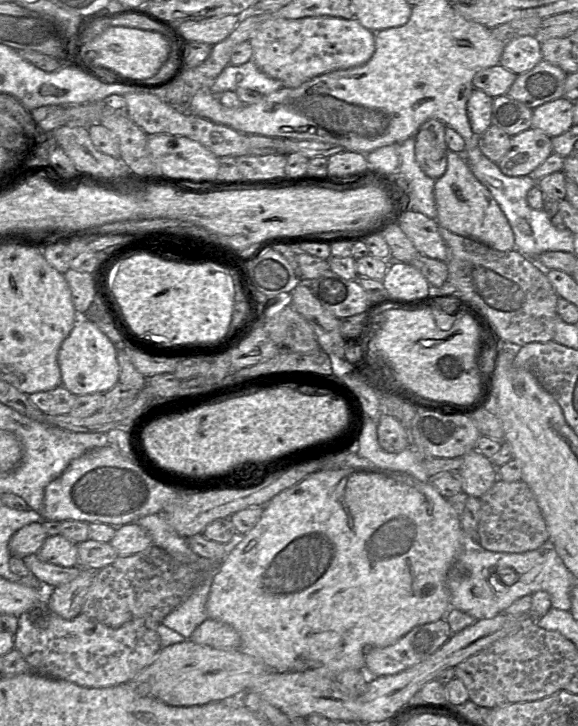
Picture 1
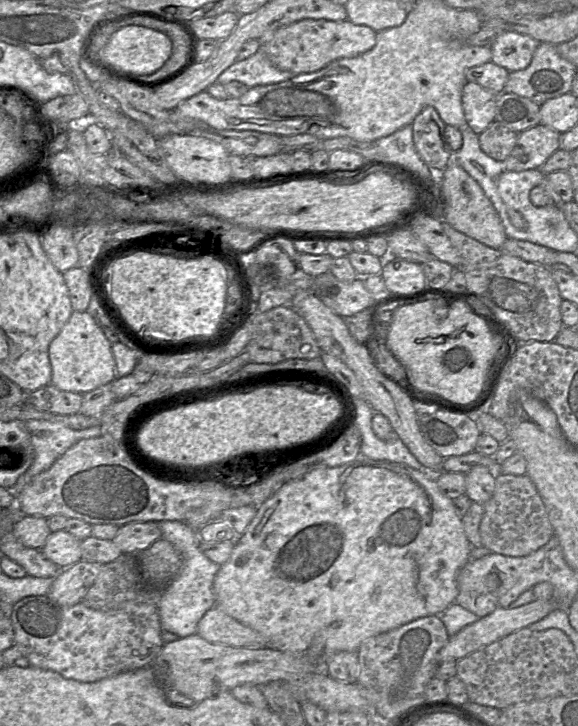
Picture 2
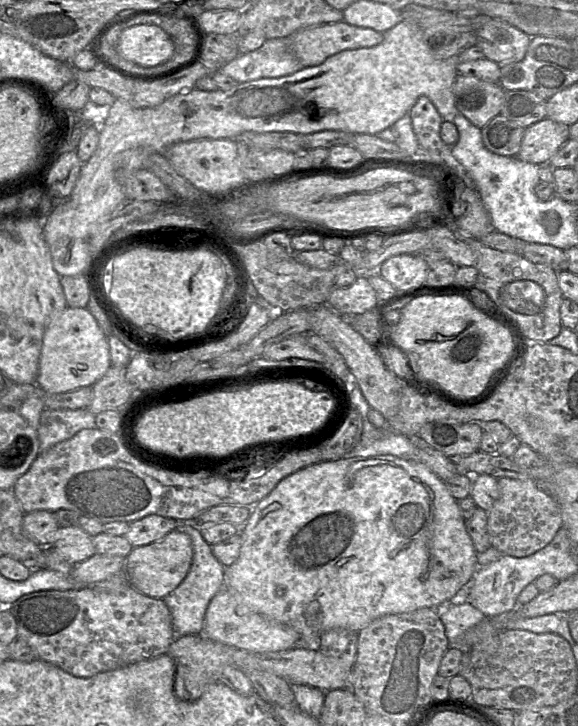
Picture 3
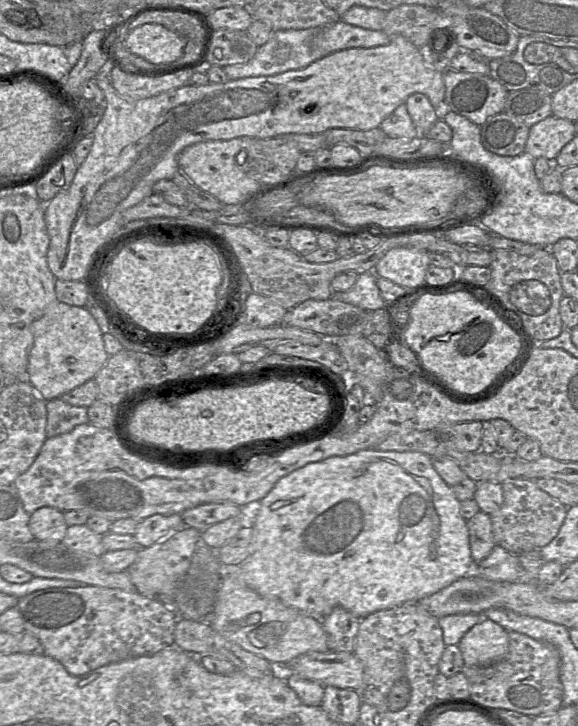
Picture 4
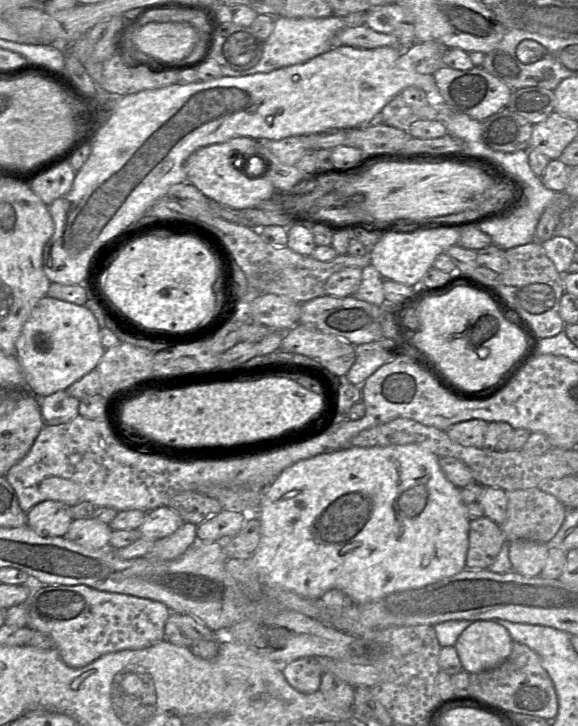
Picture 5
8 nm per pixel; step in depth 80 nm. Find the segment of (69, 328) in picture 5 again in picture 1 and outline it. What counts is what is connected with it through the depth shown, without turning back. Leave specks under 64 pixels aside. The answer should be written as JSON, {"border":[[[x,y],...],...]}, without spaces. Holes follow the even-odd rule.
{"border":[[[80,315],[58,352],[61,385],[74,395],[106,393],[119,381],[117,351],[117,347],[94,323]]]}

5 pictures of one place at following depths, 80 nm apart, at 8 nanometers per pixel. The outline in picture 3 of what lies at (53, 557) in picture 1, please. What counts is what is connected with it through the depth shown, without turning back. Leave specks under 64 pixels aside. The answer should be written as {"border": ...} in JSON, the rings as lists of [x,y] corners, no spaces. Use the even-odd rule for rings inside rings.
{"border":[[[79,526],[60,527],[53,536],[52,547],[67,562],[77,565],[96,554],[92,537]]]}

